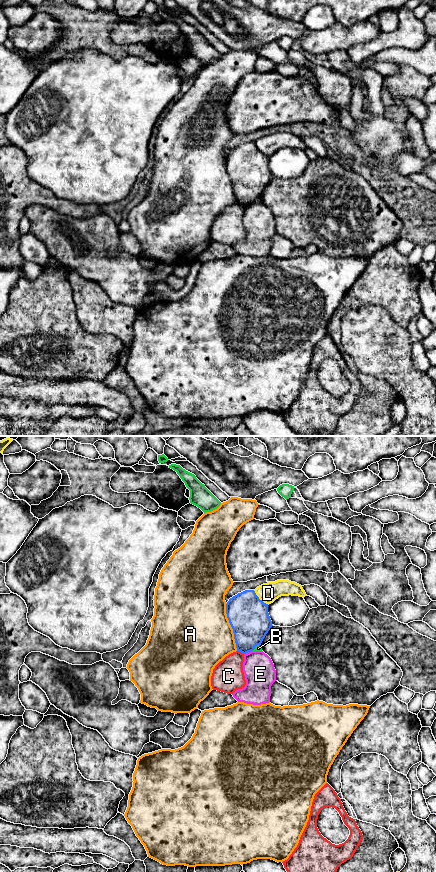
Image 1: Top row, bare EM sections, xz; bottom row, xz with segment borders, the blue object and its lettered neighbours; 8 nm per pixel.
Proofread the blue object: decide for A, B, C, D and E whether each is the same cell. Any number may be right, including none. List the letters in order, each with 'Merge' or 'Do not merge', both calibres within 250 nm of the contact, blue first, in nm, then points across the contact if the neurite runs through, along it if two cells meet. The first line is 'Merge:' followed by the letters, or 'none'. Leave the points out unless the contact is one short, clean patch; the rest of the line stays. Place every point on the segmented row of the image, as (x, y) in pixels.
Merge: none
A: Do not merge. Thickness 320 nm (blue) against 480 nm
B: Do not merge. Thickness 320 nm (blue) against 50 nm
C: Do not merge. Thickness 300 nm (blue) against 260 nm. Boundary: xz (237, 650), (243, 654)
D: Do not merge. Thickness 320 nm (blue) against 160 nm
E: Do not merge. Thickness 320 nm (blue) against 240 nm. Boundary: xz (252, 650), (249, 652)

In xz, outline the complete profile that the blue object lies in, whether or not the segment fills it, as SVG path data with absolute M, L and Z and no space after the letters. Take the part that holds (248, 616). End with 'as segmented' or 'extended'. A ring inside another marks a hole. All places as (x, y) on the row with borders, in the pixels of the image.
M245 590L229 599L226 614L233 629L237 651L246 654L260 645L272 627L268 604L254 590Z | as segmented

